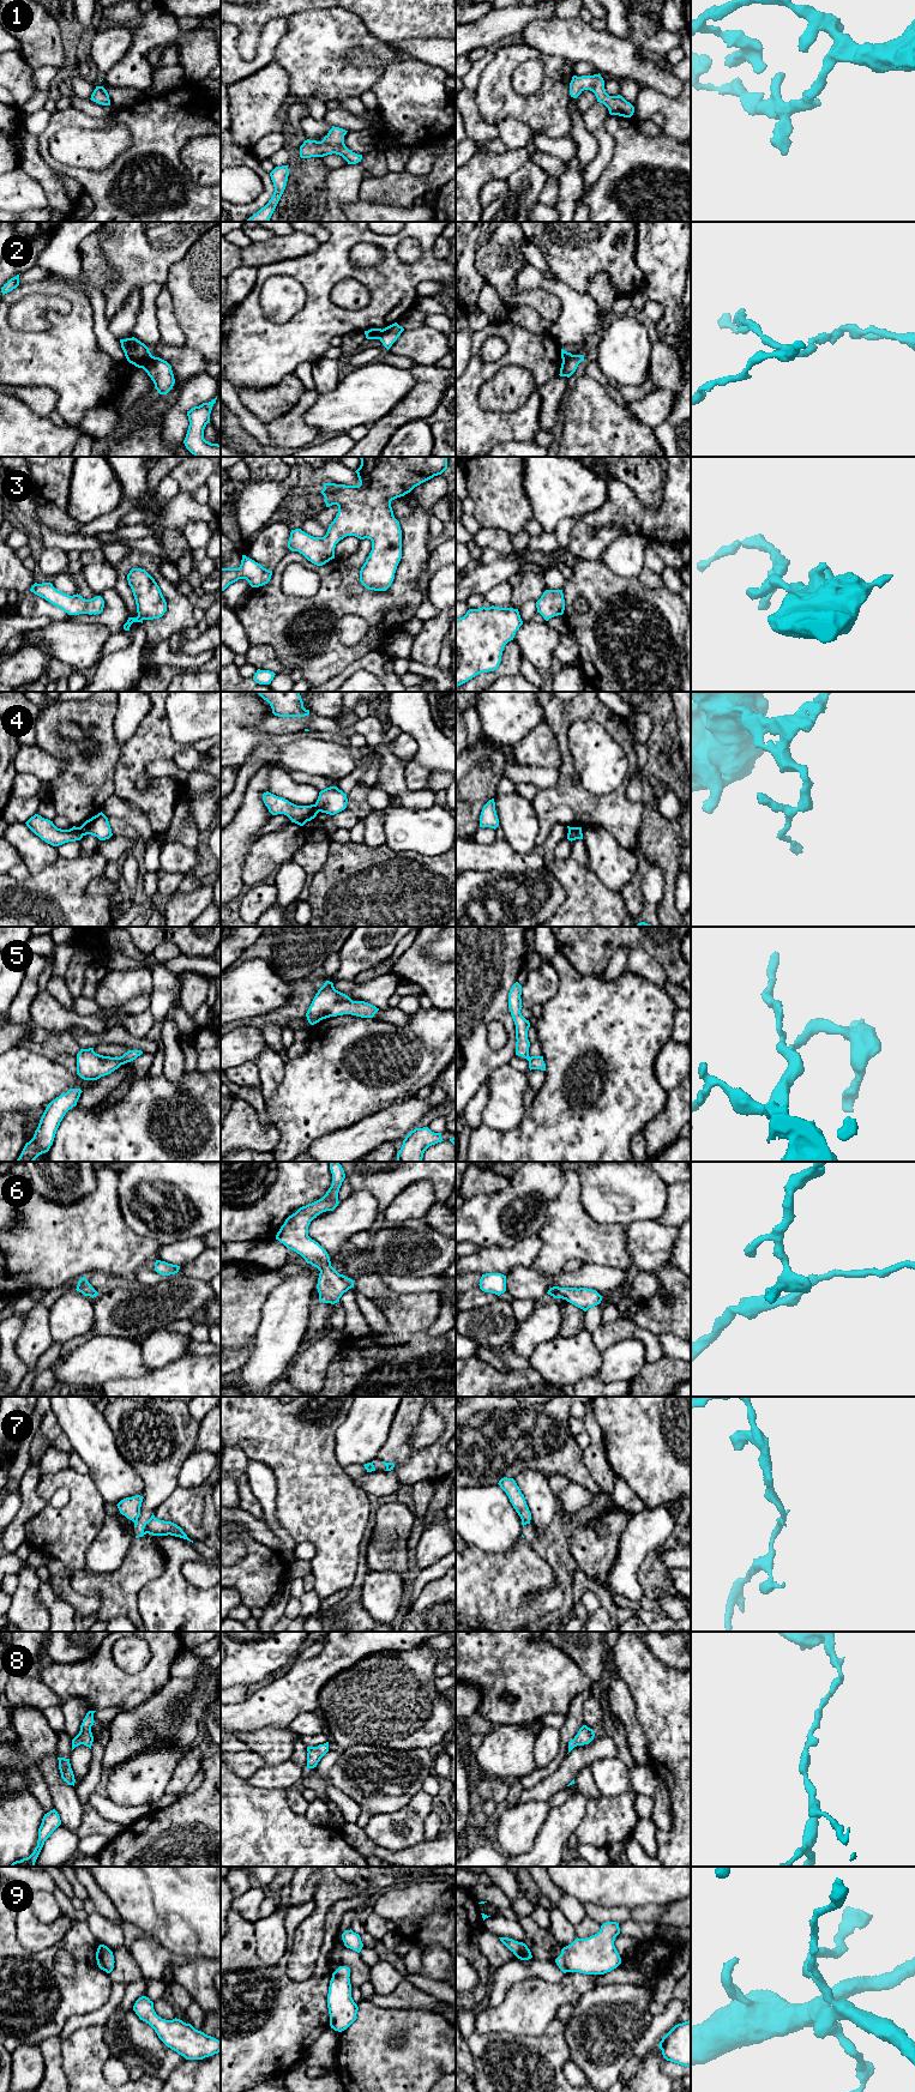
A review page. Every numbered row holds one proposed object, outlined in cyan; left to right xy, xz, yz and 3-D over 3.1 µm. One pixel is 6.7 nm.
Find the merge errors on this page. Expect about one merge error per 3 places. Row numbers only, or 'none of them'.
2, 4

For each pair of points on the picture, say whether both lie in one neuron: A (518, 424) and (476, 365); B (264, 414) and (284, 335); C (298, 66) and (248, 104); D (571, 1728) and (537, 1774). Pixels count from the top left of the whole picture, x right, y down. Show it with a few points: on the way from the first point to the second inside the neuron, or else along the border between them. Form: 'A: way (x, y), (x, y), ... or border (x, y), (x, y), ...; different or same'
A: way (497, 424), (491, 424), (471, 405), (471, 386); same
B: border (293, 373), (264, 389), (246, 390), (242, 386); different
C: border (275, 60), (288, 76), (289, 91); different
D: way (564, 1741), (563, 1753), (551, 1767); same

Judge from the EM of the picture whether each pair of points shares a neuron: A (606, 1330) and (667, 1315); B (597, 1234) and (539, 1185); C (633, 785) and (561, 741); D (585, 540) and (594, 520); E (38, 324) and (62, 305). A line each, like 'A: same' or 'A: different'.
A: different
B: different
C: different
D: different
E: same

